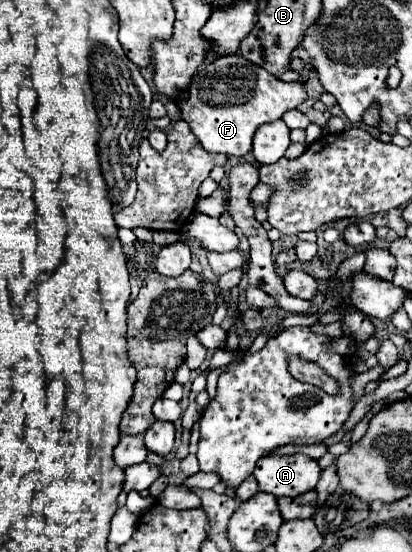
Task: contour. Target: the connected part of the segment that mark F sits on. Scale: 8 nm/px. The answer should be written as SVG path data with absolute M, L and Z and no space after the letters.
M221 55L199 67L189 85L189 99L181 107L181 119L189 123L205 151L247 155L257 127L281 119L283 113L297 109L305 97L307 93L301 83L279 81L241 55Z

